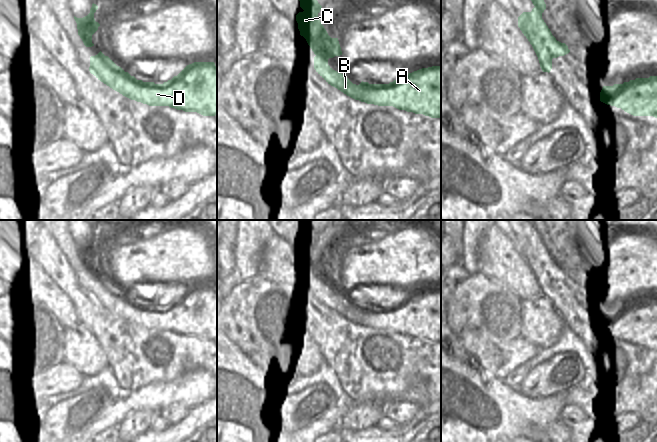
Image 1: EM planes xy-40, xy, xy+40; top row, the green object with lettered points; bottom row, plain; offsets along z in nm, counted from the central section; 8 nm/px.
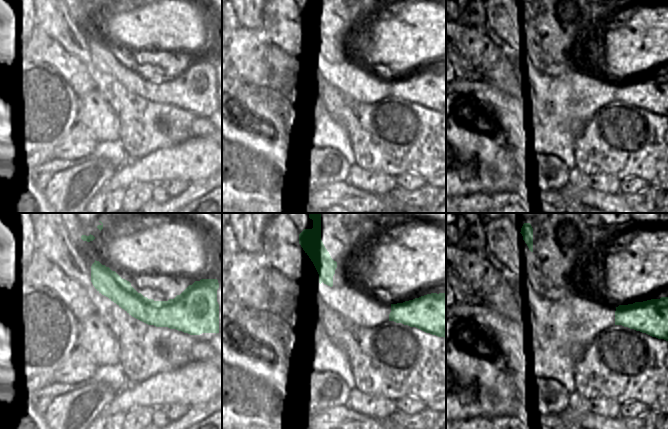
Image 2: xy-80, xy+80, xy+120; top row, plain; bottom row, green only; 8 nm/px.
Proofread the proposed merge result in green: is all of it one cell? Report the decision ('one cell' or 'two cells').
two cells

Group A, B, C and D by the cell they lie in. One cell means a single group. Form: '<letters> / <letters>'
A B D / C

